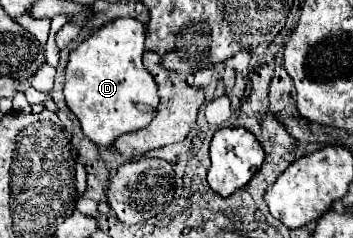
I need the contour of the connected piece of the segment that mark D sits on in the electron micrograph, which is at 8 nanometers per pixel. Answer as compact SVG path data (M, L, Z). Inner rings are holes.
M116 19L70 53L64 81L66 105L78 117L84 135L100 147L112 147L120 135L148 127L158 111L158 85L142 65L144 39L144 23Z

